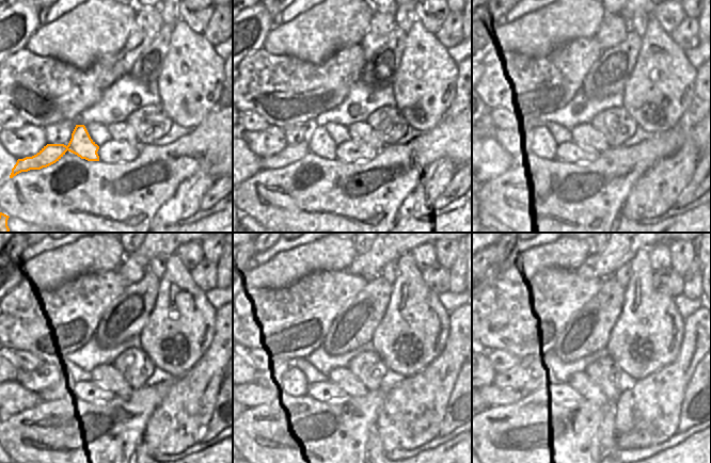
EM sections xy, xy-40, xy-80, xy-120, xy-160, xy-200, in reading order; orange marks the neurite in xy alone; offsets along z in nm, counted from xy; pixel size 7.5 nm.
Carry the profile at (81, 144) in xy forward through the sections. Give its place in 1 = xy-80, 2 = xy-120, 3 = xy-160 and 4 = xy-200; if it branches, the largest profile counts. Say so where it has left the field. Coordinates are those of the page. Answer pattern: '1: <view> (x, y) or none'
1: xy-80 (544, 146)
2: xy-120 (60, 389)
3: xy-160 (297, 386)
4: xy-200 (536, 384)

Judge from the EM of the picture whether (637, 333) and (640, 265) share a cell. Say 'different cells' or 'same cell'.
same cell

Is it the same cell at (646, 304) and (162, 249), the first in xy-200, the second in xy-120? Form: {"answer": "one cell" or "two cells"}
{"answer": "two cells"}

